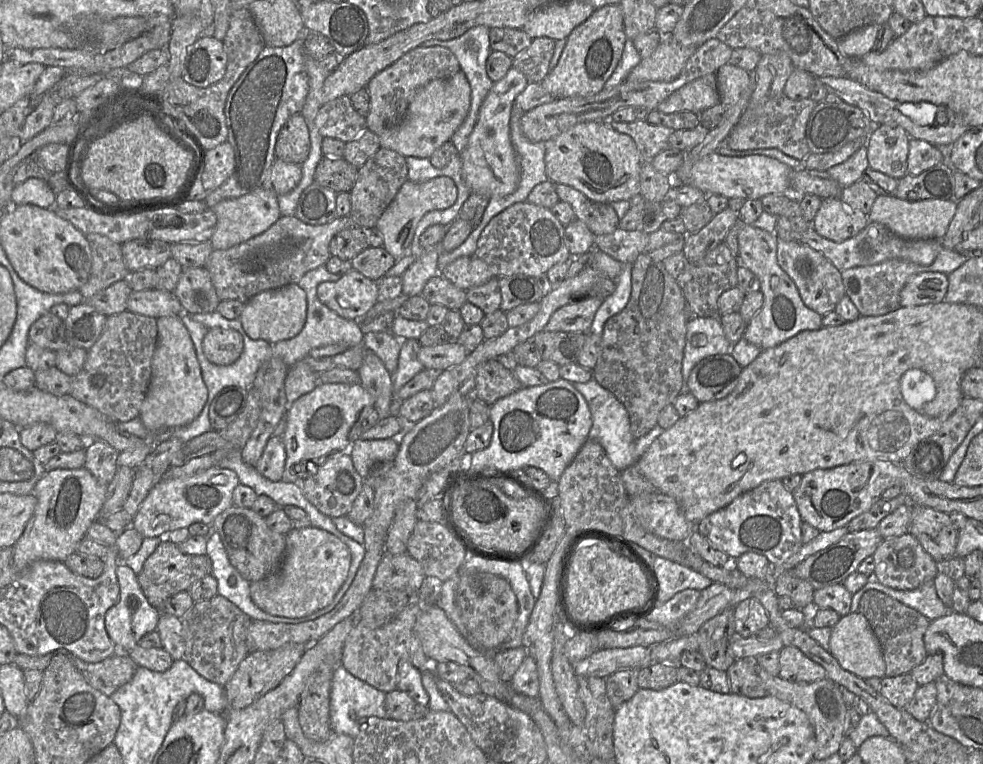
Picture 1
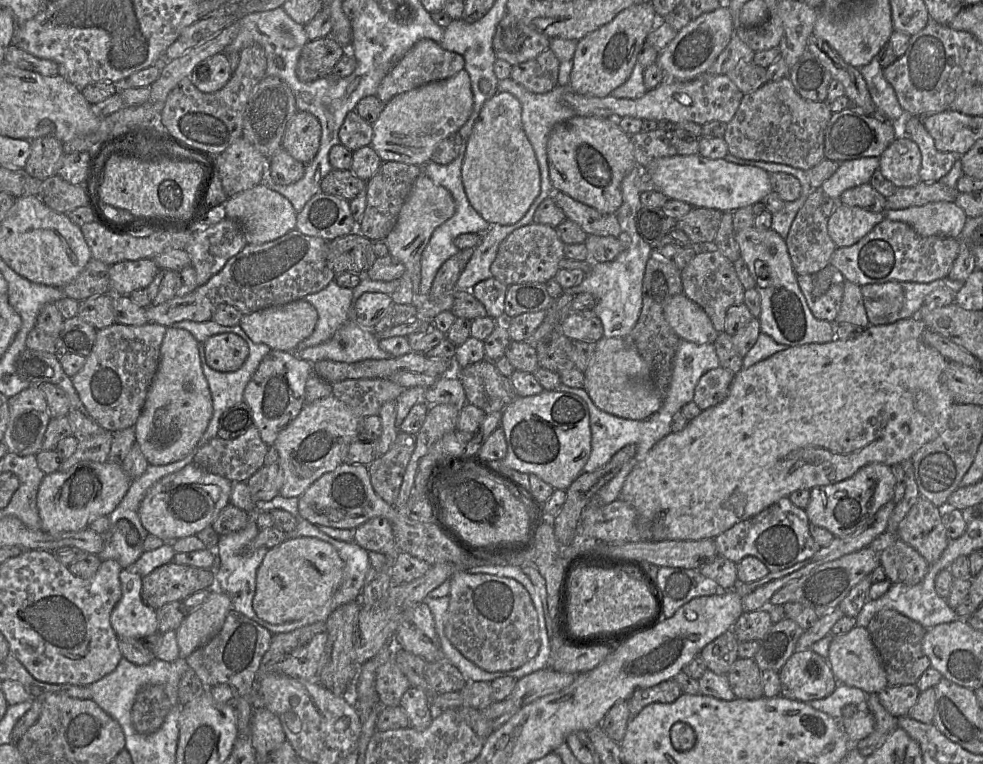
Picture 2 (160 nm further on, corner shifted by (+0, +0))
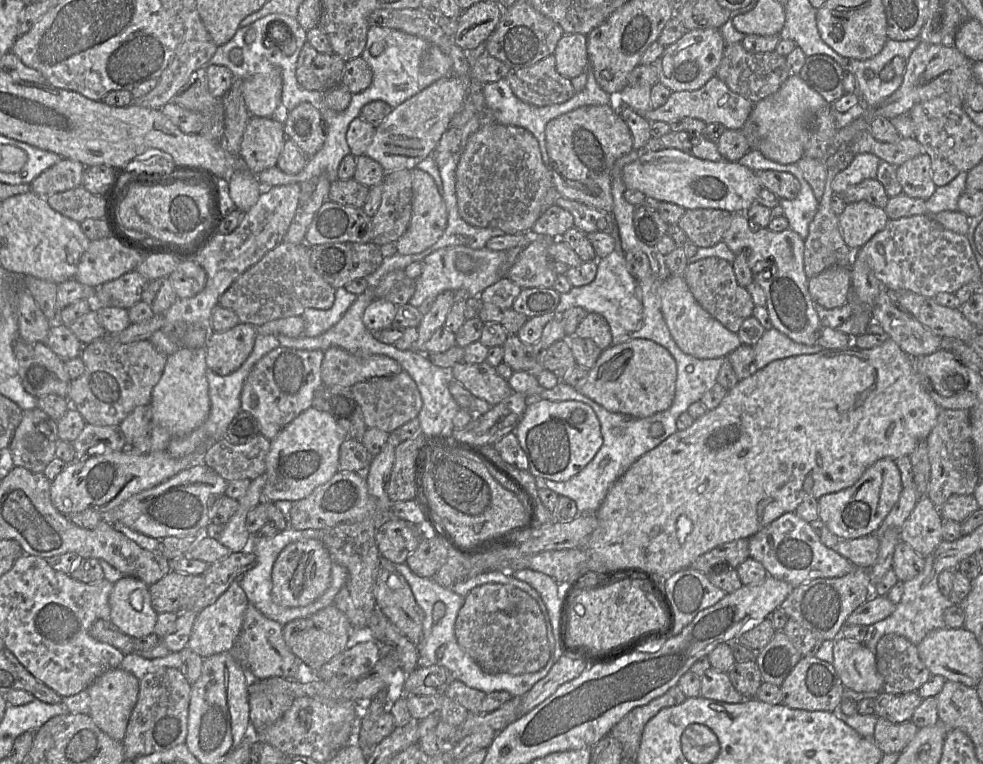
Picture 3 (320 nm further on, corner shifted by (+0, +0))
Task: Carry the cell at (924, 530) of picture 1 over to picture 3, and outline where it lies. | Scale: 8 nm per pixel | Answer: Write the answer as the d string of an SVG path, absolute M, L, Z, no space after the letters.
M927 495L921 497L900 529L901 541L926 559L944 540L942 520L931 499Z

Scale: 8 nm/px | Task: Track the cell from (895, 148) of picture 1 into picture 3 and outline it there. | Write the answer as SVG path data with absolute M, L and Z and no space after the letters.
M927 153L897 167L897 177L903 192L913 198L927 201L937 189L932 179L931 158Z

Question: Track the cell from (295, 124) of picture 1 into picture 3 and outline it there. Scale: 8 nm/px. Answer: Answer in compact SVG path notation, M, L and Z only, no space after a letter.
M301 103L288 113L284 132L286 138L291 139L310 158L322 148L327 136L327 125L317 108L310 103Z

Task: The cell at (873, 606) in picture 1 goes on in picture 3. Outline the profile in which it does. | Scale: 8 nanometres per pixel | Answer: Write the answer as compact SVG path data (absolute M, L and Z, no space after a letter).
M882 636L875 656L878 672L883 679L882 692L917 692L932 675L921 660L917 646L903 636Z

